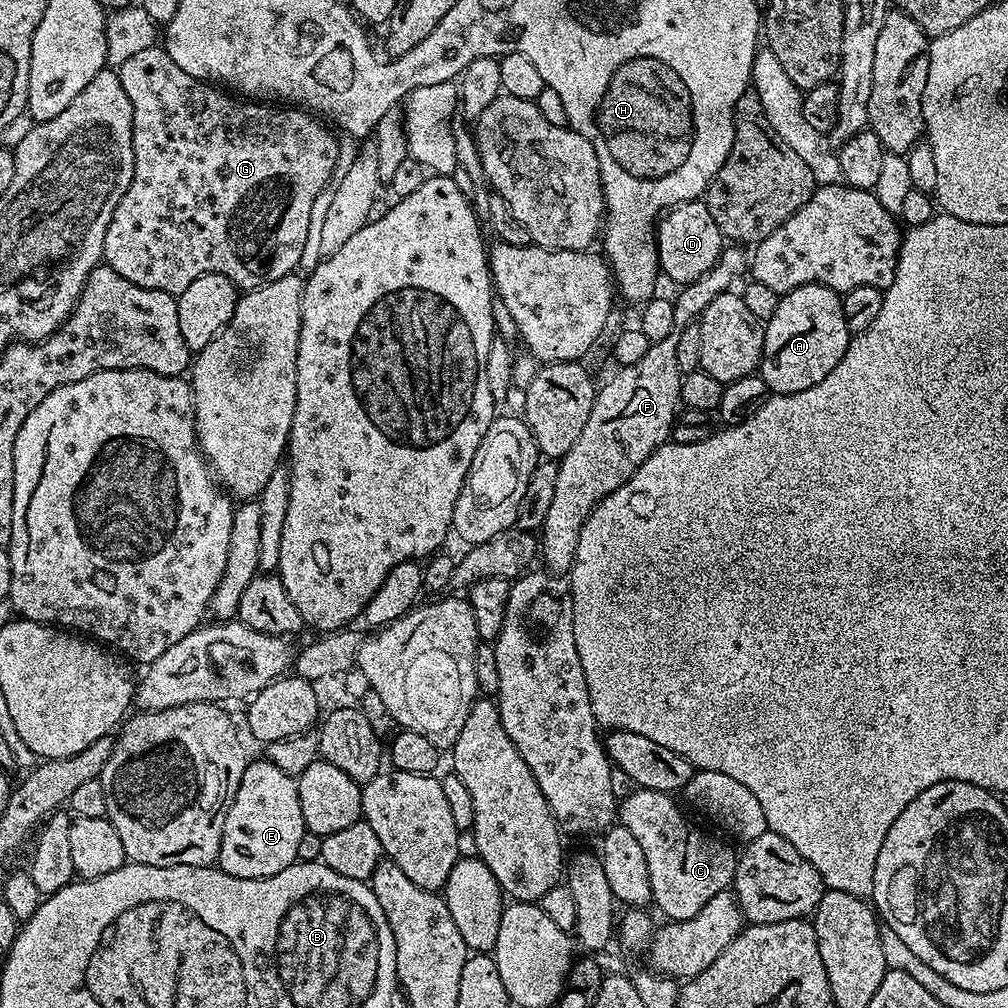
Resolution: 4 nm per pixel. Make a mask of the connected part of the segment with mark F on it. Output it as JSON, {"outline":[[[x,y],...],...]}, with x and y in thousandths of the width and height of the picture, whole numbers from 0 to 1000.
{"outline":[[[662,333],[659,337],[647,339],[641,347],[639,355],[614,366],[612,373],[607,373],[598,382],[594,382],[591,398],[587,400],[585,415],[581,415],[581,423],[577,423],[577,431],[573,431],[569,442],[561,452],[555,453],[554,479],[550,486],[550,494],[546,498],[546,506],[542,506],[539,524],[534,528],[534,548],[542,559],[543,566],[549,569],[563,569],[567,566],[567,557],[571,555],[571,539],[575,533],[575,524],[587,505],[600,496],[609,486],[613,486],[628,472],[657,441],[664,439],[667,422],[672,420],[675,399],[675,379],[677,371],[673,367],[673,347],[671,333]]]}

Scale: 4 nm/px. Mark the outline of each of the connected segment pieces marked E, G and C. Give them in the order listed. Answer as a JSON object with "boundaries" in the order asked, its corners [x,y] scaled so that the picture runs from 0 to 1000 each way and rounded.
{"boundaries":[[[[265,752],[251,753],[236,776],[236,788],[224,808],[216,860],[232,871],[259,873],[295,856],[296,835],[303,825],[295,771],[282,767]]],[[[152,46],[125,58],[125,62],[117,64],[121,87],[129,97],[131,106],[131,144],[133,145],[133,177],[121,192],[113,212],[109,216],[109,224],[105,224],[105,240],[103,241],[102,261],[112,266],[125,280],[133,280],[133,284],[141,284],[149,288],[161,288],[170,294],[179,294],[192,276],[200,276],[200,272],[220,272],[226,274],[235,287],[249,288],[259,286],[261,282],[272,280],[281,274],[289,274],[298,265],[300,244],[304,239],[304,228],[312,221],[310,209],[313,206],[313,197],[322,193],[321,186],[331,179],[329,170],[333,167],[333,158],[337,155],[337,147],[333,139],[320,127],[313,114],[293,105],[271,105],[266,101],[251,101],[246,97],[235,97],[217,86],[211,85],[194,76],[189,76],[181,69],[162,47]]],[[[631,782],[623,791],[613,798],[613,813],[629,832],[637,839],[637,847],[641,847],[641,863],[645,863],[645,879],[647,880],[647,897],[660,905],[664,914],[688,911],[708,887],[719,884],[727,876],[730,868],[731,846],[725,845],[716,834],[694,821],[687,821],[687,817],[675,807],[668,791],[661,786],[650,786],[640,782]]]]}

